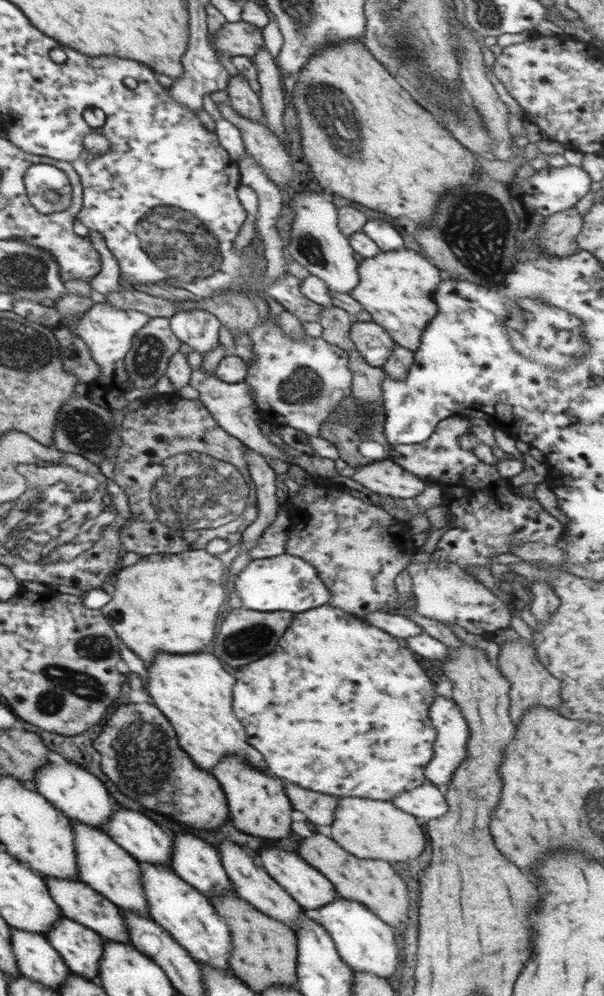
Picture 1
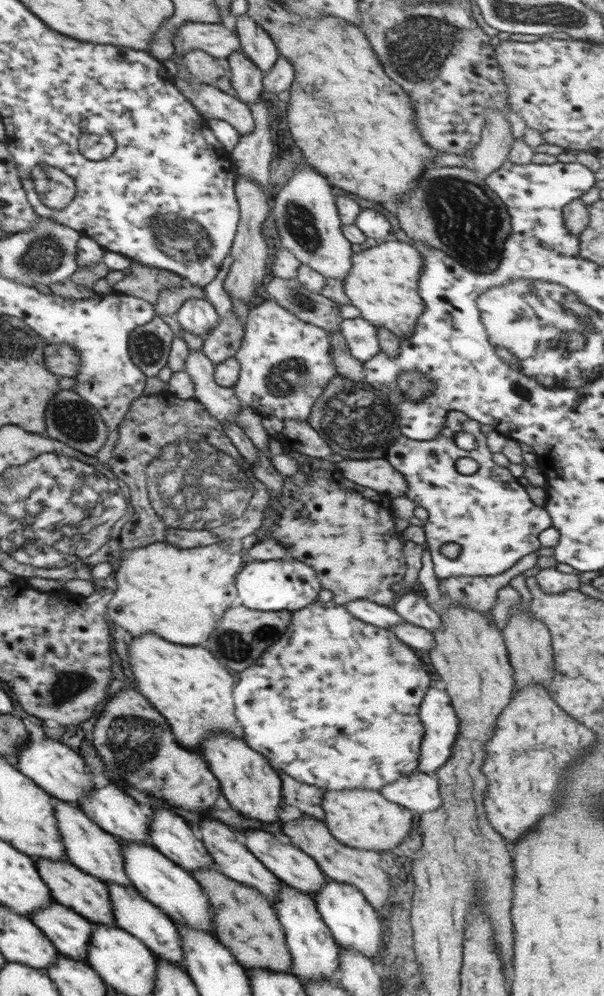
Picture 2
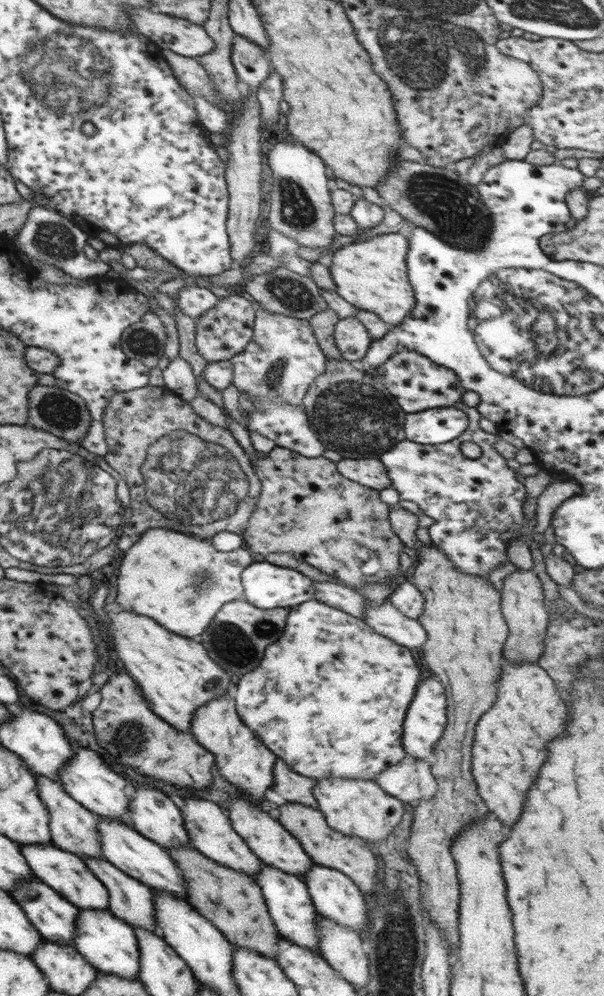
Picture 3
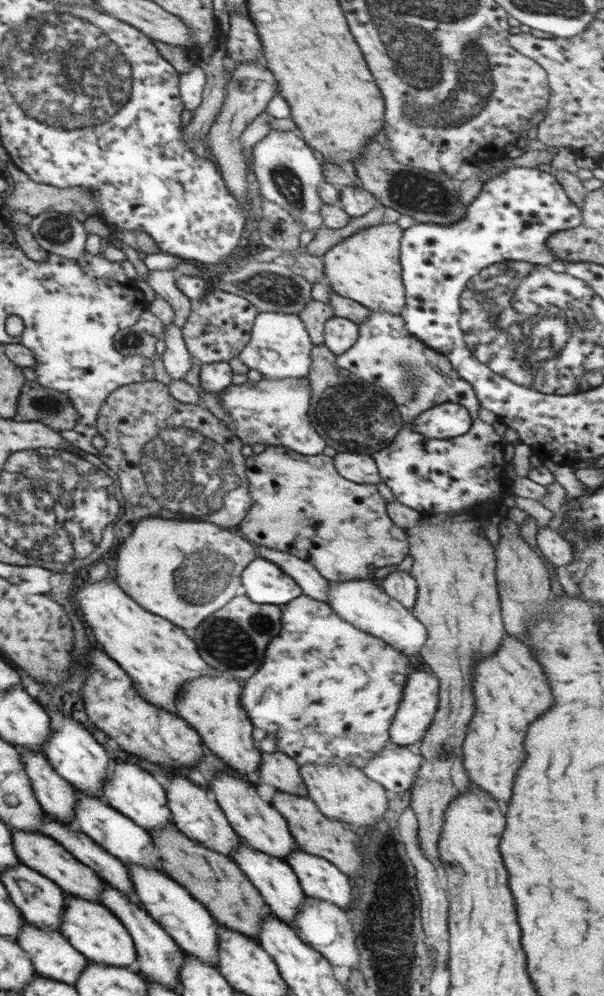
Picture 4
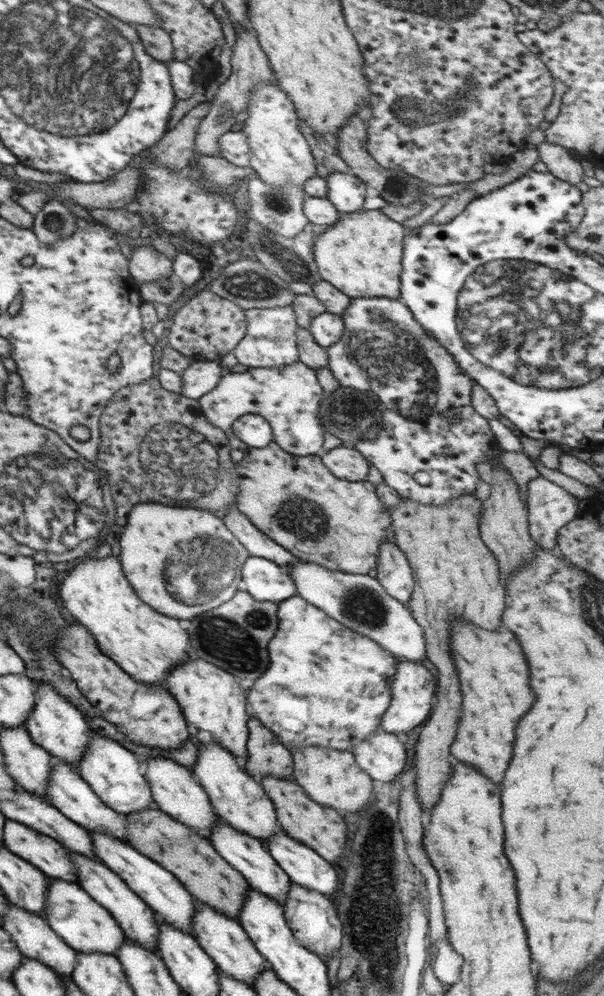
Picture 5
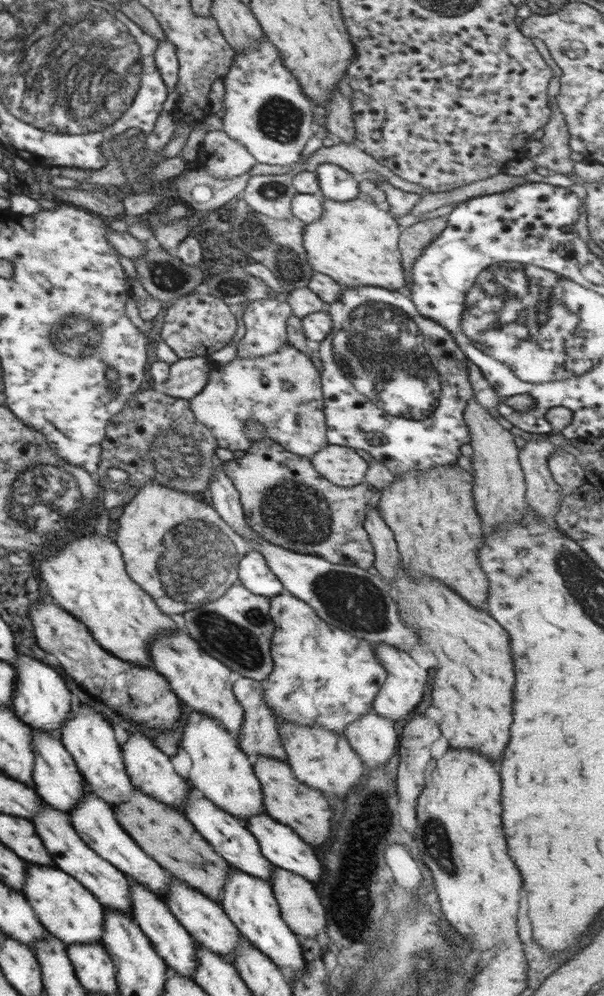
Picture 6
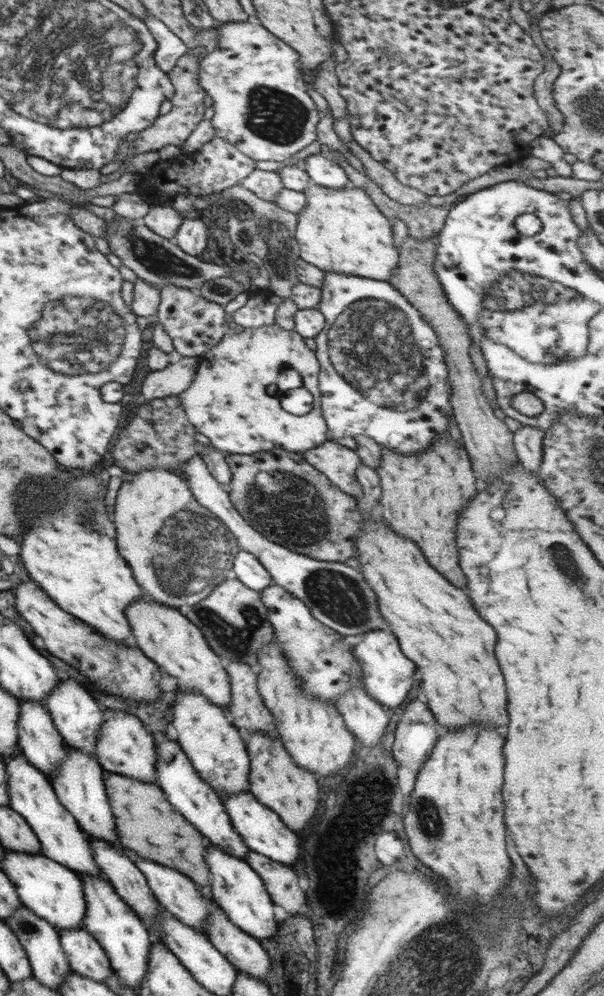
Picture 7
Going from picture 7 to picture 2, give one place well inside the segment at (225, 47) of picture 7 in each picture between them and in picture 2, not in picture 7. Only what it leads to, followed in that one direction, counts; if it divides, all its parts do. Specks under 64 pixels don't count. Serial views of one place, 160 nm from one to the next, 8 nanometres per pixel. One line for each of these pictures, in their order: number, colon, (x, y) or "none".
2: (305, 213)
3: (300, 203)
4: (288, 172)
5: (280, 155)
6: (266, 111)

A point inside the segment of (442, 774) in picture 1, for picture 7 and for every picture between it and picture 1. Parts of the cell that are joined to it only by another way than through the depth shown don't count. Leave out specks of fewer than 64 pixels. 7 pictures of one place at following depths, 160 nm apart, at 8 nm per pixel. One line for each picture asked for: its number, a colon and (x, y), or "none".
2: (441, 724)
3: (425, 720)
4: (419, 703)
5: (411, 698)
6: (402, 690)
7: (388, 674)

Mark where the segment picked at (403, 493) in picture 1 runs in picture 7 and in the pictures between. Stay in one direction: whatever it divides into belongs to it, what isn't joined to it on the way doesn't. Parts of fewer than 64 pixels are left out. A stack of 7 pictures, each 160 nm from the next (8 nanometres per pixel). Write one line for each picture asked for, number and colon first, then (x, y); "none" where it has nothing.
2: (378, 474)
3: (371, 473)
4: (361, 469)
5: (346, 463)
6: (341, 465)
7: (338, 463)

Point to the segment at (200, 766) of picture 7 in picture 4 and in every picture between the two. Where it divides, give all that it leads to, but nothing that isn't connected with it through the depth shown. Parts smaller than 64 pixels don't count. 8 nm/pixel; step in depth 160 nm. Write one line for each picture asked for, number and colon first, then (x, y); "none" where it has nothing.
4: (260, 825)
5: (236, 797)
6: (221, 772)

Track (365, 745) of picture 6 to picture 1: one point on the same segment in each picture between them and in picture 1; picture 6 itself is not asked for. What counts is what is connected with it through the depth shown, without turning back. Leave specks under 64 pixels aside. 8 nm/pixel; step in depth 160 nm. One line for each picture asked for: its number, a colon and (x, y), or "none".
1: (426, 802)
2: (418, 791)
3: (411, 781)
4: (395, 767)
5: (382, 756)

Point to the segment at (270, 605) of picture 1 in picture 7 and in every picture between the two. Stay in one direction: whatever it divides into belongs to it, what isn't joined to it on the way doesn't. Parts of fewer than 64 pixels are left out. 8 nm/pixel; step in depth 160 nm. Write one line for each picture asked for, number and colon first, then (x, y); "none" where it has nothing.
2: (275, 585)
3: (267, 586)
4: (265, 583)
5: (264, 580)
6: (254, 573)
7: (248, 569)

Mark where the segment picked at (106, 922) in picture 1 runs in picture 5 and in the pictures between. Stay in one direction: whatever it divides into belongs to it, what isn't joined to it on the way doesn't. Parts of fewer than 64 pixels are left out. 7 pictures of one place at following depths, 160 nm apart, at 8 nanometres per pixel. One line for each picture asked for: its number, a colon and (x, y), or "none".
2: (88, 896)
3: (67, 873)
4: (45, 855)
5: (43, 851)

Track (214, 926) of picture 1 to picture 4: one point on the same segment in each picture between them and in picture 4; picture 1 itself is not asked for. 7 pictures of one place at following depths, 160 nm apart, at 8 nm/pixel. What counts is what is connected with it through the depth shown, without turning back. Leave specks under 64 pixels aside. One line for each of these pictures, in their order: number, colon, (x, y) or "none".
2: (175, 891)
3: (139, 857)
4: (132, 844)

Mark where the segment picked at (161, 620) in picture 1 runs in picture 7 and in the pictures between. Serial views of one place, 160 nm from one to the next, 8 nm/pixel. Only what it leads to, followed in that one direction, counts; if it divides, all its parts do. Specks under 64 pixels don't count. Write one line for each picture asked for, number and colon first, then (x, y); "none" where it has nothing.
2: (180, 594)
3: (181, 581)
4: (180, 570)
5: (181, 561)
6: (174, 545)
7: (178, 552)

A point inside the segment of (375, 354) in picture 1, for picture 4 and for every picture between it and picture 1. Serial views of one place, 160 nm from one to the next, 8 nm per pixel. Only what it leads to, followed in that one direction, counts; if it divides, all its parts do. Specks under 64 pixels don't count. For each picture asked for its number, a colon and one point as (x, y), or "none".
2: (360, 335)
3: (351, 337)
4: (340, 334)

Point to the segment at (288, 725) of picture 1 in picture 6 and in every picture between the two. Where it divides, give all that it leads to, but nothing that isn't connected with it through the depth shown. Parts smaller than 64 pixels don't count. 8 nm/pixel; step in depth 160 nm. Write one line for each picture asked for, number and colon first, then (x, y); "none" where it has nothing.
2: (335, 702)
3: (329, 699)
4: (329, 692)
5: (328, 686)
6: (322, 675)

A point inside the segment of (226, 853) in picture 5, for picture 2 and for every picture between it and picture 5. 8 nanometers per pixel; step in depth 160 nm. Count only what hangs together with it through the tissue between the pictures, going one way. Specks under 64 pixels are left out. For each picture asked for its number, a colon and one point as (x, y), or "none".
2: (315, 953)
3: (288, 900)
4: (280, 888)

